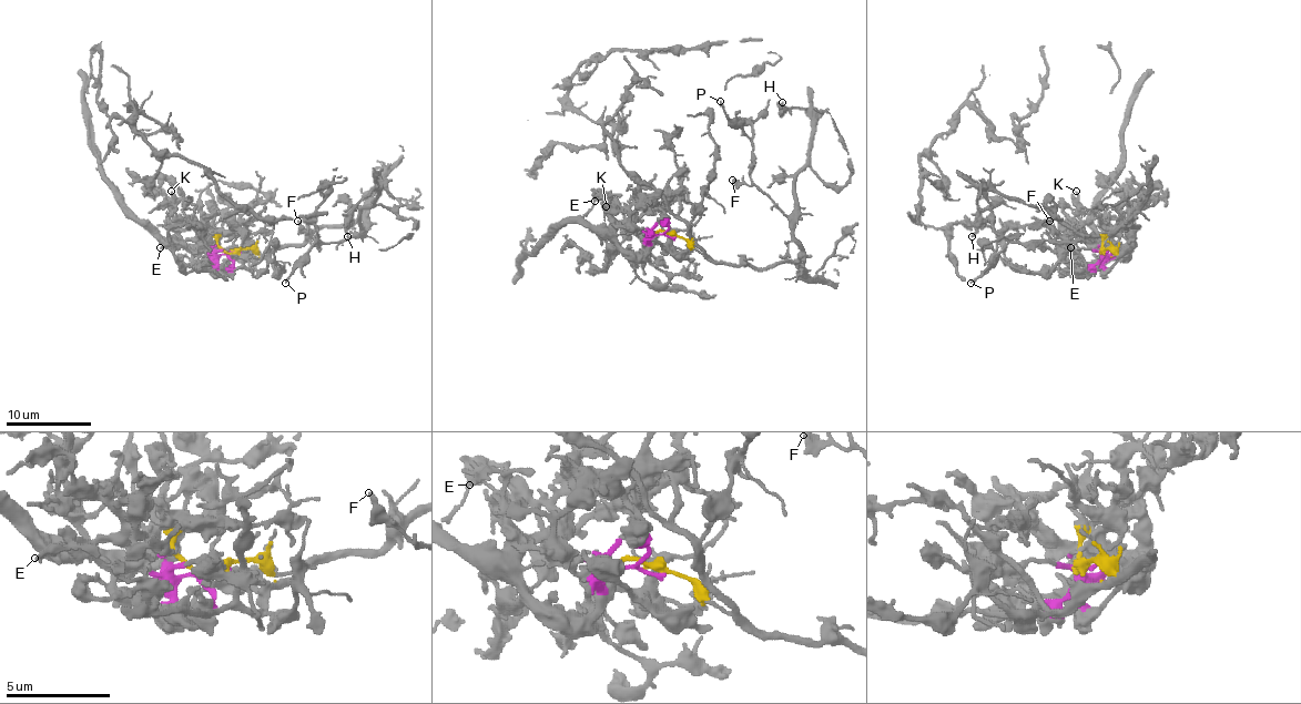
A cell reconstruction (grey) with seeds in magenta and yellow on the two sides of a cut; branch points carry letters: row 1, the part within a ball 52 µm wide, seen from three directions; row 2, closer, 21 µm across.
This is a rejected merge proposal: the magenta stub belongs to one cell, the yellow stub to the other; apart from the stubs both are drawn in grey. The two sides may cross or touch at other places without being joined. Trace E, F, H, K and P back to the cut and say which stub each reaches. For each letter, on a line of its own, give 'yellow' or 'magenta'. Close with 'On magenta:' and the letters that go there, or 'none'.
E: magenta
F: yellow
H: yellow
K: magenta
P: yellow
On magenta: E, K

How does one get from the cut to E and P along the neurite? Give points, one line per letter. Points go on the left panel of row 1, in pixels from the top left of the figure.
E: (234, 252), (206, 254), (183, 247), (176, 241), (160, 247)
P: (234, 252), (265, 254), (305, 243), (325, 226), (365, 226), (359, 235), (328, 243), (316, 241), (286, 282)

